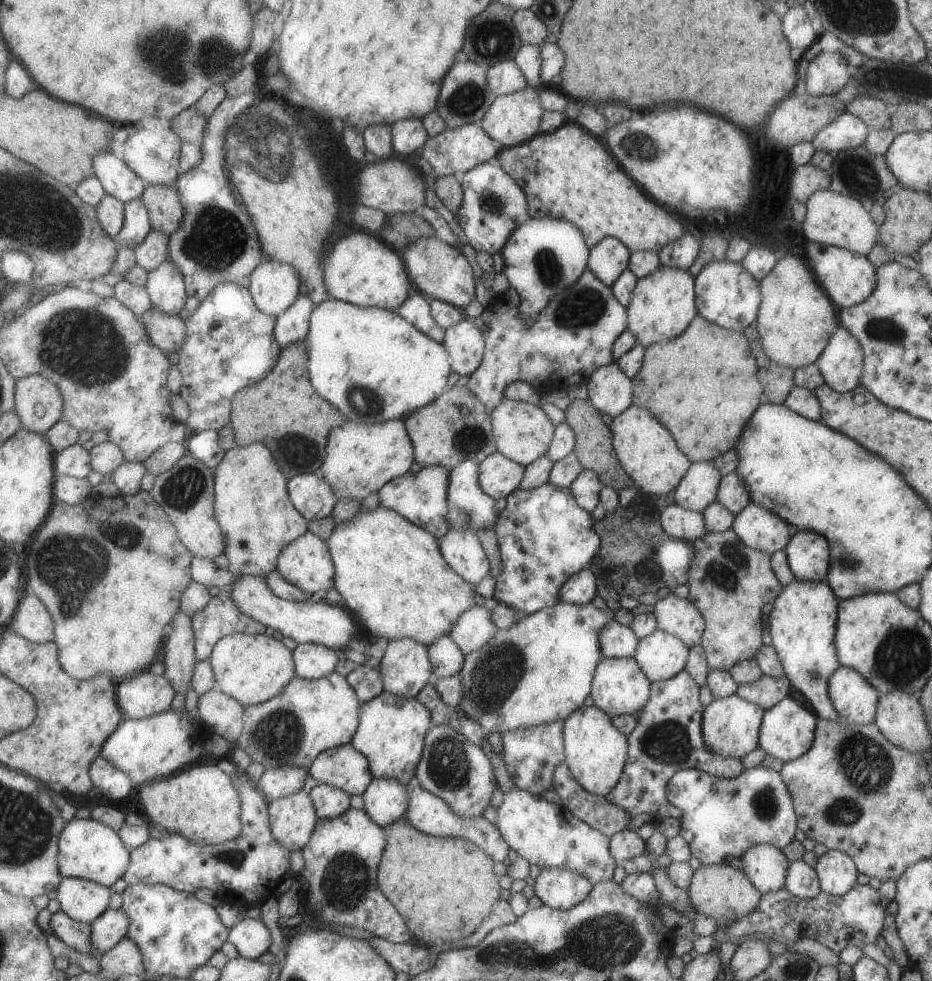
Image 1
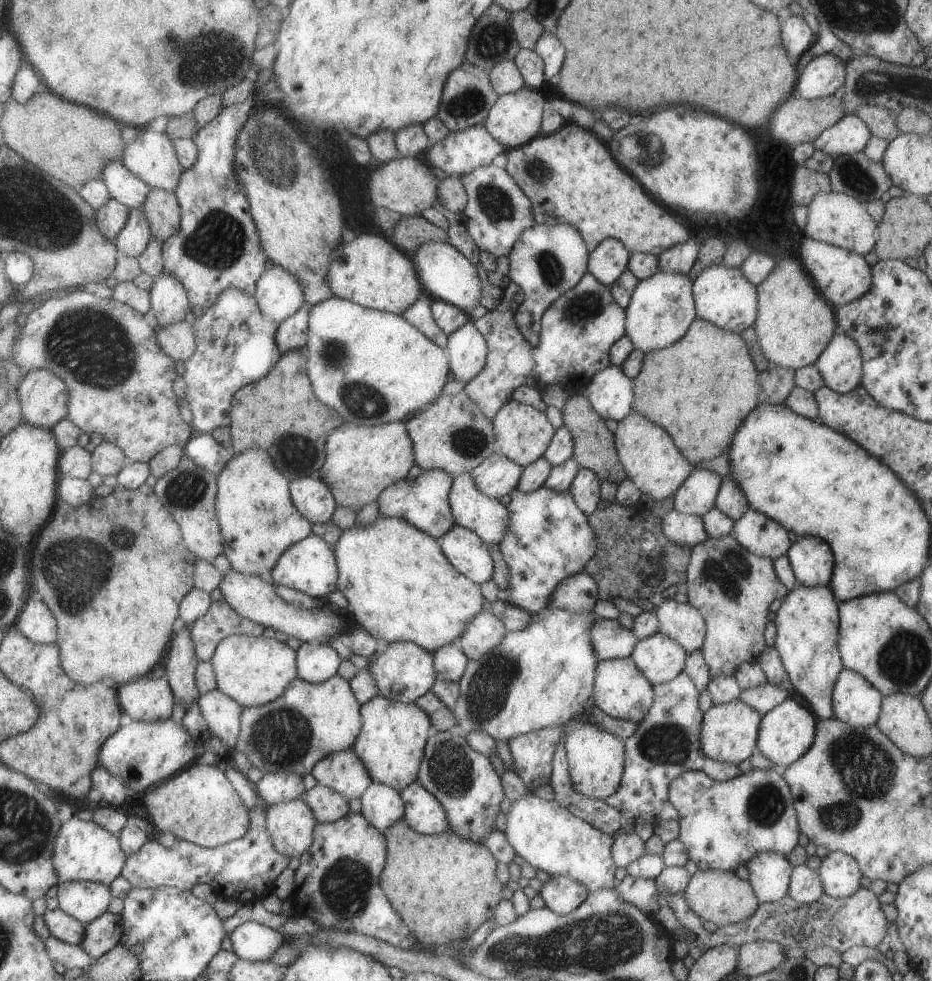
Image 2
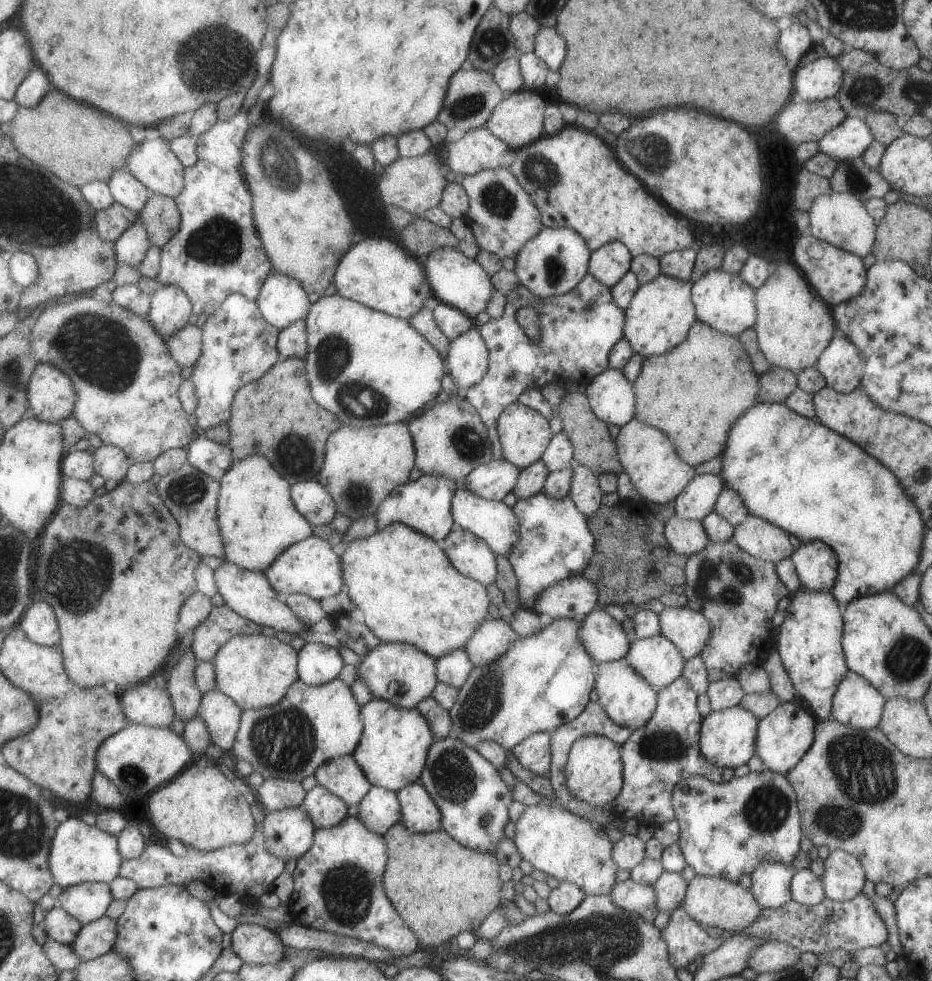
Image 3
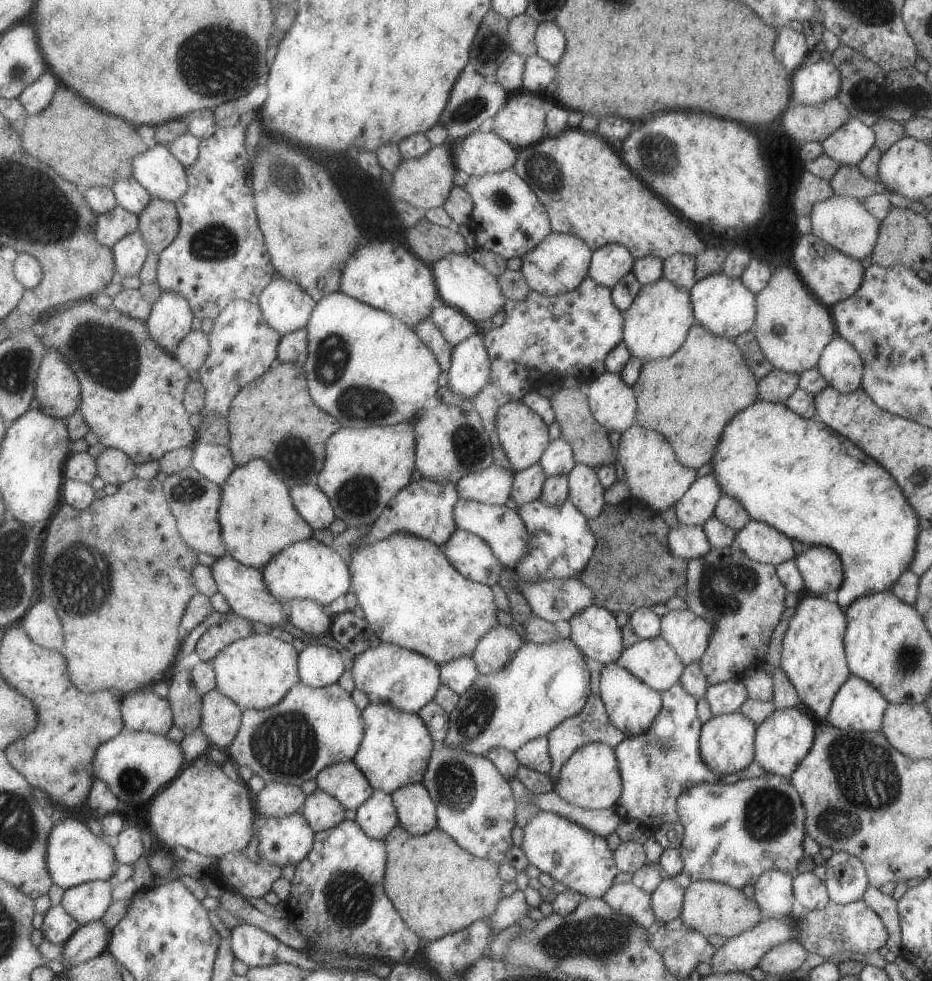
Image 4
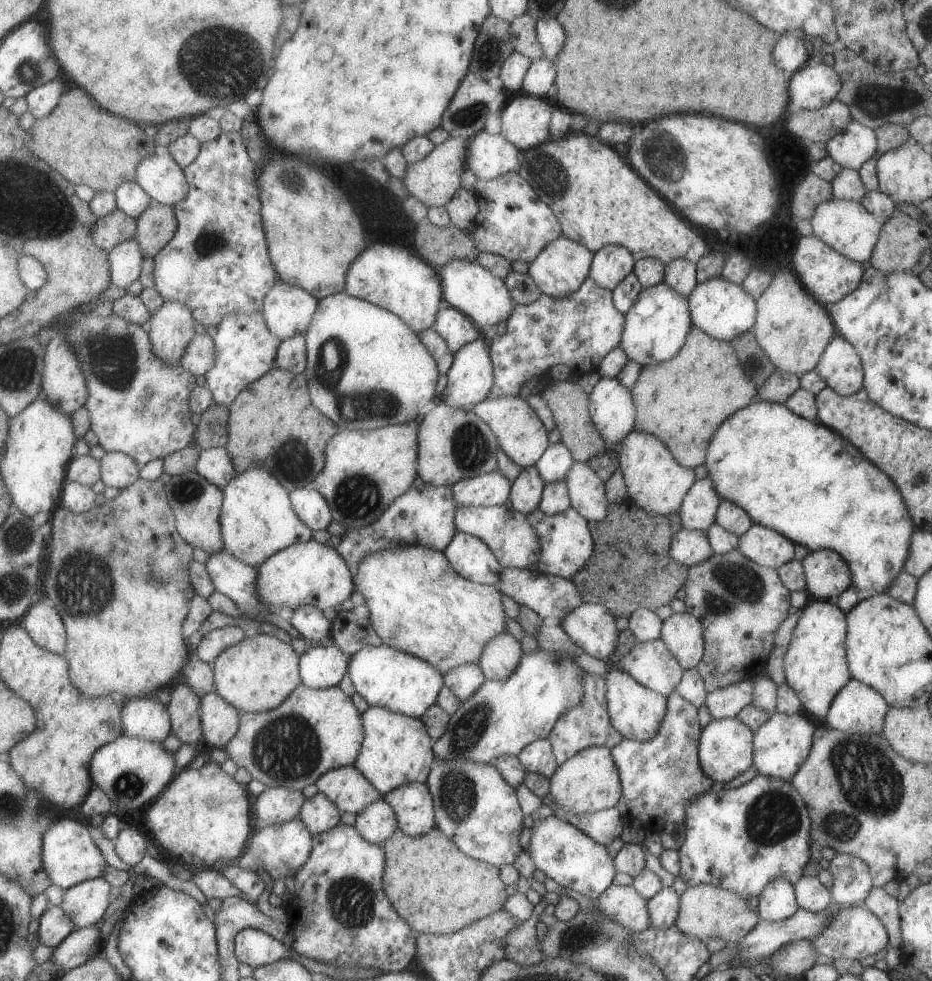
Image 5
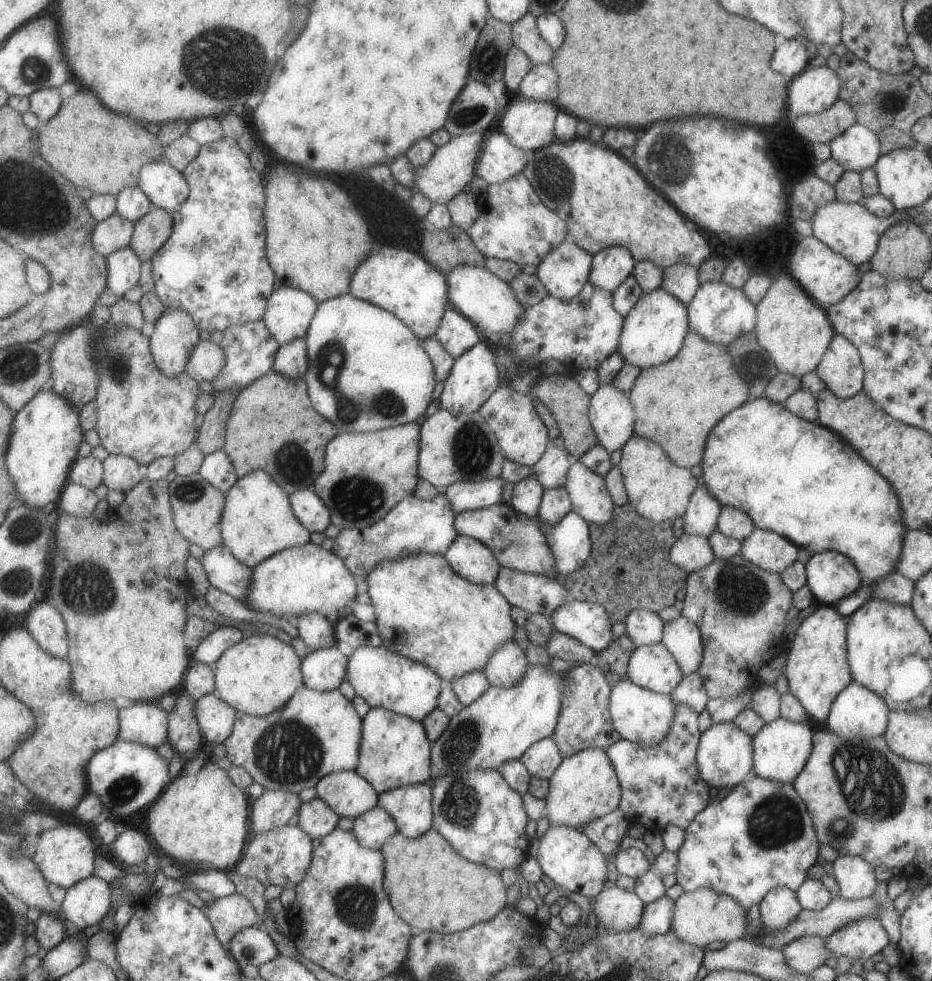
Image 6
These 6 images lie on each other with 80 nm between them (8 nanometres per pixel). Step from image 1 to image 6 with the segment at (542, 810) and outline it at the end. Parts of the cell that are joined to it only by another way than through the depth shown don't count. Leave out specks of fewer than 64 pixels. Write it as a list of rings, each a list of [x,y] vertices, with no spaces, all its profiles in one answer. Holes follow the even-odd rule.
[[[551,824],[543,836],[537,838],[539,847],[536,862],[542,873],[565,892],[576,892],[593,900],[606,881],[607,868],[606,858],[589,838],[581,830]]]

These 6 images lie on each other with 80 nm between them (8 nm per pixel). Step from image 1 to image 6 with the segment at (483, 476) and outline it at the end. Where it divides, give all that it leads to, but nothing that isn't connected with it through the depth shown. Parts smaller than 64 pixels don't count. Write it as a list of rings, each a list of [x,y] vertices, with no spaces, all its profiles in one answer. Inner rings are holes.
[[[499,476],[477,482],[458,482],[444,491],[453,512],[458,515],[503,502],[508,490],[509,486]]]

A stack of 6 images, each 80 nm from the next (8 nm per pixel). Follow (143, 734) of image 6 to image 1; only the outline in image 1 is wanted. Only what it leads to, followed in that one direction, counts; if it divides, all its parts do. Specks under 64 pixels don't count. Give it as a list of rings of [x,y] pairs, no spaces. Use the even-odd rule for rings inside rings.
[[[151,670],[134,673],[133,676],[119,681],[118,699],[127,719],[141,719],[167,712],[173,706],[176,688],[166,675],[154,674]]]

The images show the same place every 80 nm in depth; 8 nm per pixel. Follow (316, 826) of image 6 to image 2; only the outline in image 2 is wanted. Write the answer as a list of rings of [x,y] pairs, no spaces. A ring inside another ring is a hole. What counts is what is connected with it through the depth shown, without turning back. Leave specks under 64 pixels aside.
[[[321,783],[309,789],[303,799],[313,809],[319,823],[334,823],[351,813],[349,800]]]

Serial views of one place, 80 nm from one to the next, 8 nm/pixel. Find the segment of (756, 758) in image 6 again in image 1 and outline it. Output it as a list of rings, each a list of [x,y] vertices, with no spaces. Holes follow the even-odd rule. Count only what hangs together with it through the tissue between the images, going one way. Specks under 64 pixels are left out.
[[[788,696],[779,700],[775,706],[765,710],[758,734],[758,747],[767,755],[788,762],[802,756],[813,743],[817,719],[807,708],[797,704]]]

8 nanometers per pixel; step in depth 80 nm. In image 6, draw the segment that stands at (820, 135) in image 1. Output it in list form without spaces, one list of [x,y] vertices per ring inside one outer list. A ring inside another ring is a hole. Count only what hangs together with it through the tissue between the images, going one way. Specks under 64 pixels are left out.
[[[858,123],[833,138],[828,146],[830,157],[843,171],[861,172],[873,167],[881,155],[877,135]]]

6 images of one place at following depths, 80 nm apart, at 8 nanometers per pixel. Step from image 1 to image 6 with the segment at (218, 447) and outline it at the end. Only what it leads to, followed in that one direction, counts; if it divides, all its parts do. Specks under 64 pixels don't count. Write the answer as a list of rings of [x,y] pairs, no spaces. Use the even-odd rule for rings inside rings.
[[[223,449],[206,456],[200,474],[225,494],[229,493],[239,480],[231,458]]]

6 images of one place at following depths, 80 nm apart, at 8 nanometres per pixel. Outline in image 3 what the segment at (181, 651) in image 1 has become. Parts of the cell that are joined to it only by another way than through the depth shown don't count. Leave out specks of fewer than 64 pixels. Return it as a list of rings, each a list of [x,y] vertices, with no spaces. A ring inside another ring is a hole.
[[[186,650],[171,669],[167,669],[167,689],[176,708],[176,716],[189,722],[199,715],[202,703],[201,689],[198,687],[195,671],[198,659],[194,650]]]

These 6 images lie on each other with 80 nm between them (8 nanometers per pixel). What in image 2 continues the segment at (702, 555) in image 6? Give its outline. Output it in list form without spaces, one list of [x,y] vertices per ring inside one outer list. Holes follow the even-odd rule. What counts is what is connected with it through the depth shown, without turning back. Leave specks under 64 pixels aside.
[[[672,509],[661,519],[662,533],[674,545],[692,548],[708,537],[702,518],[697,515],[684,515]]]

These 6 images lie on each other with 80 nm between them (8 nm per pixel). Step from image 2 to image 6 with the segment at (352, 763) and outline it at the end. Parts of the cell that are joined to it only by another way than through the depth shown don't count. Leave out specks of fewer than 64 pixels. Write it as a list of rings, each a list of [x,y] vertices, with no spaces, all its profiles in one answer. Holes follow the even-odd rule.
[[[355,770],[330,774],[316,789],[317,796],[328,802],[337,815],[354,820],[374,810],[380,802],[377,790]]]

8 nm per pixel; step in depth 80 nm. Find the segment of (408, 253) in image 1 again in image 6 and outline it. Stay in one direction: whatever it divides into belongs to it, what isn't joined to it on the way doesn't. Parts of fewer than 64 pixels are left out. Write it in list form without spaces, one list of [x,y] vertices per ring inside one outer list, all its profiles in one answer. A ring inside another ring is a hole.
[[[461,265],[447,273],[450,300],[484,335],[511,333],[524,320],[524,305],[517,302],[513,289],[485,267]]]

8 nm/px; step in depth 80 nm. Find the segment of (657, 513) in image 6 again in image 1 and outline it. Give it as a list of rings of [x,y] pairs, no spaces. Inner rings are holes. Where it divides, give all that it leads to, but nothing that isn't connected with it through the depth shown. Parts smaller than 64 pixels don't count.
[[[633,404],[614,416],[609,426],[612,445],[623,470],[645,498],[661,498],[671,492],[692,463],[678,448],[671,433],[645,409]]]

